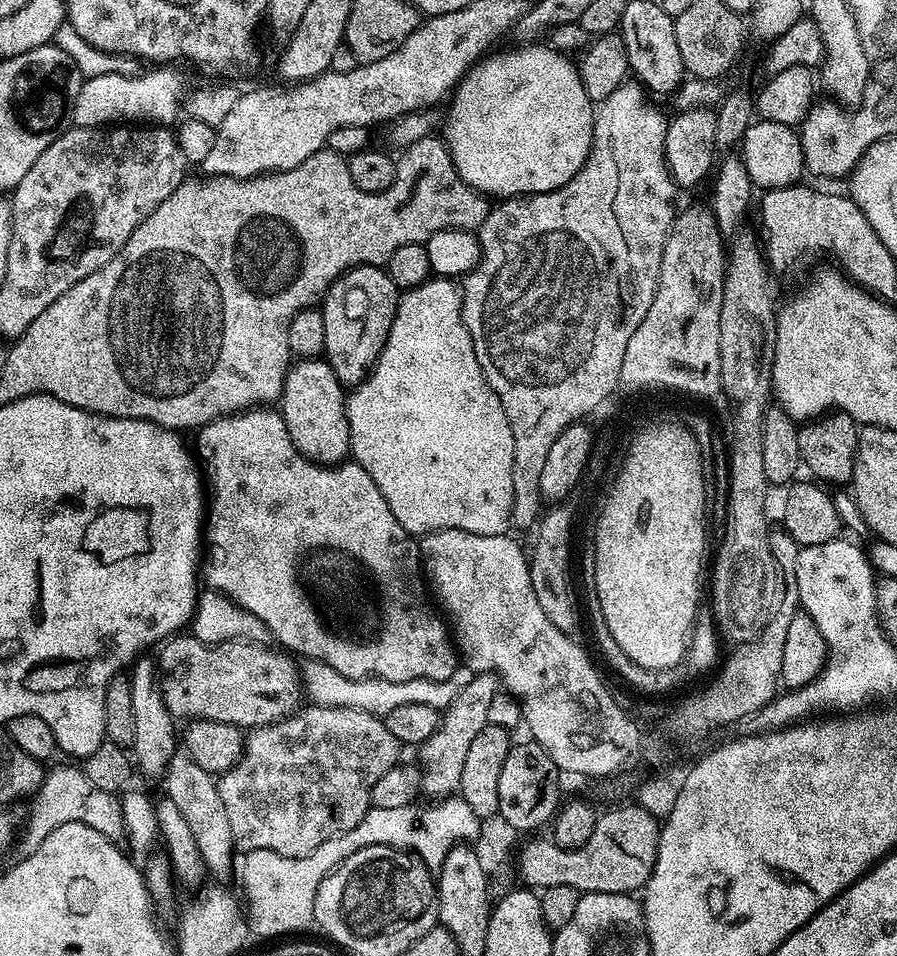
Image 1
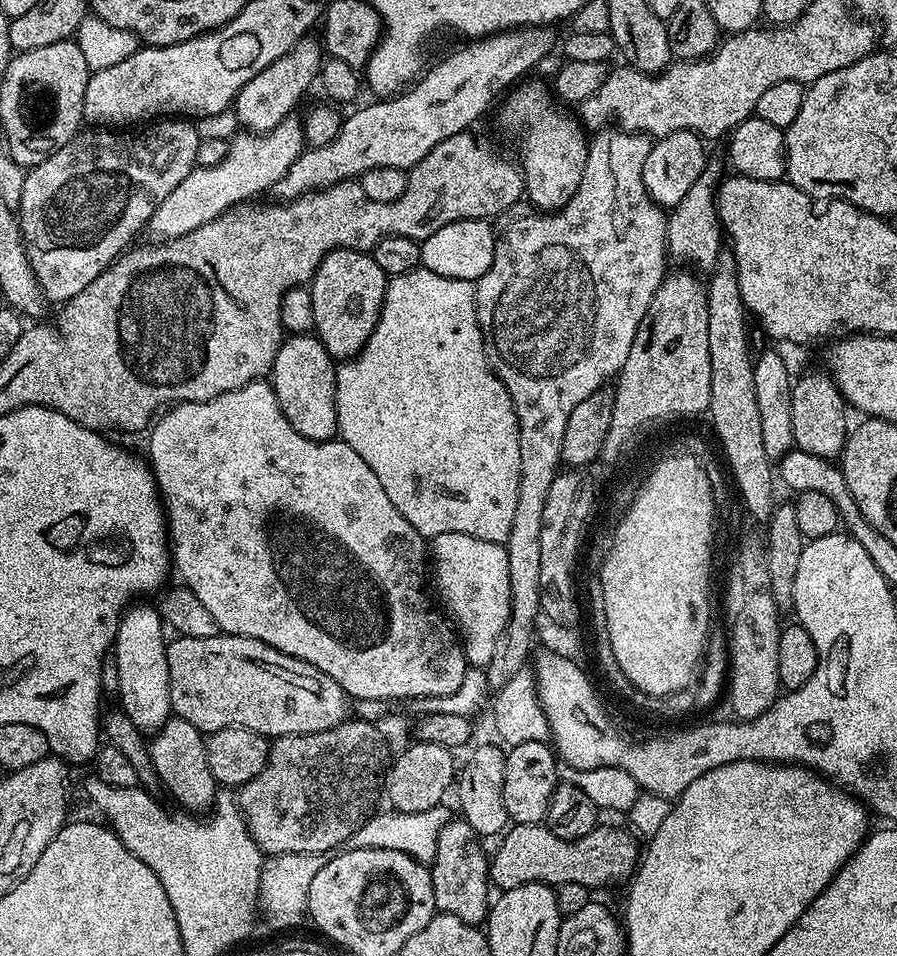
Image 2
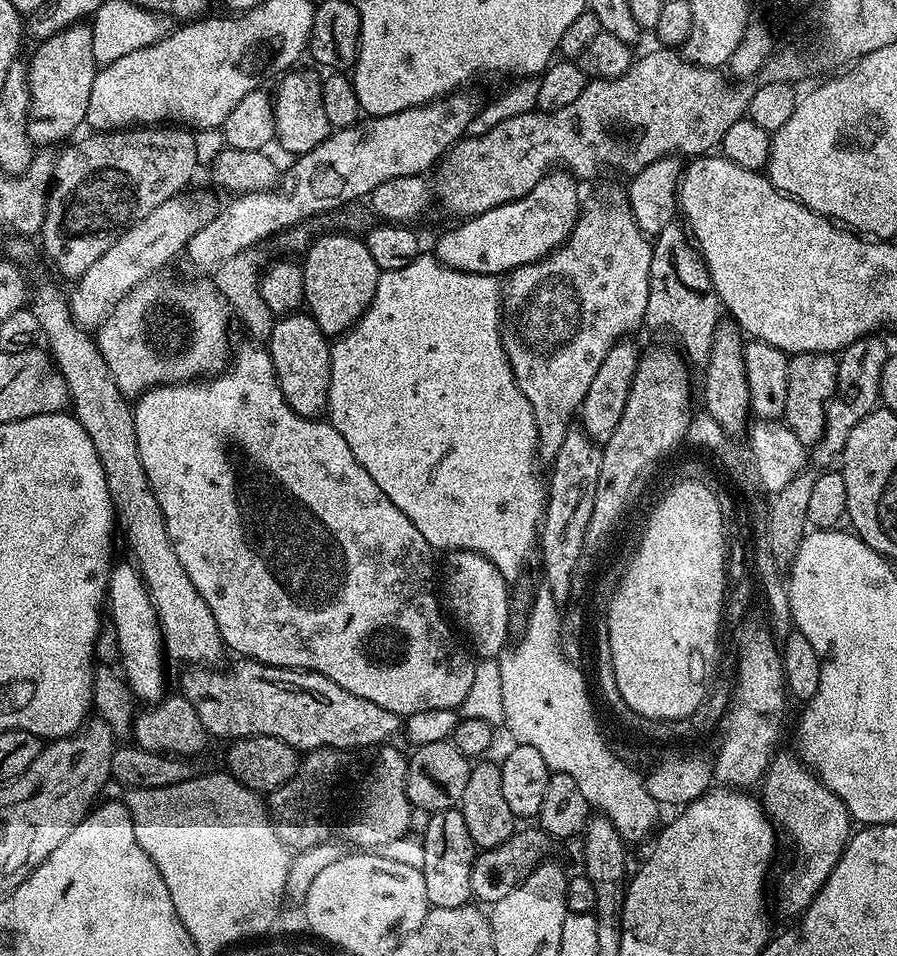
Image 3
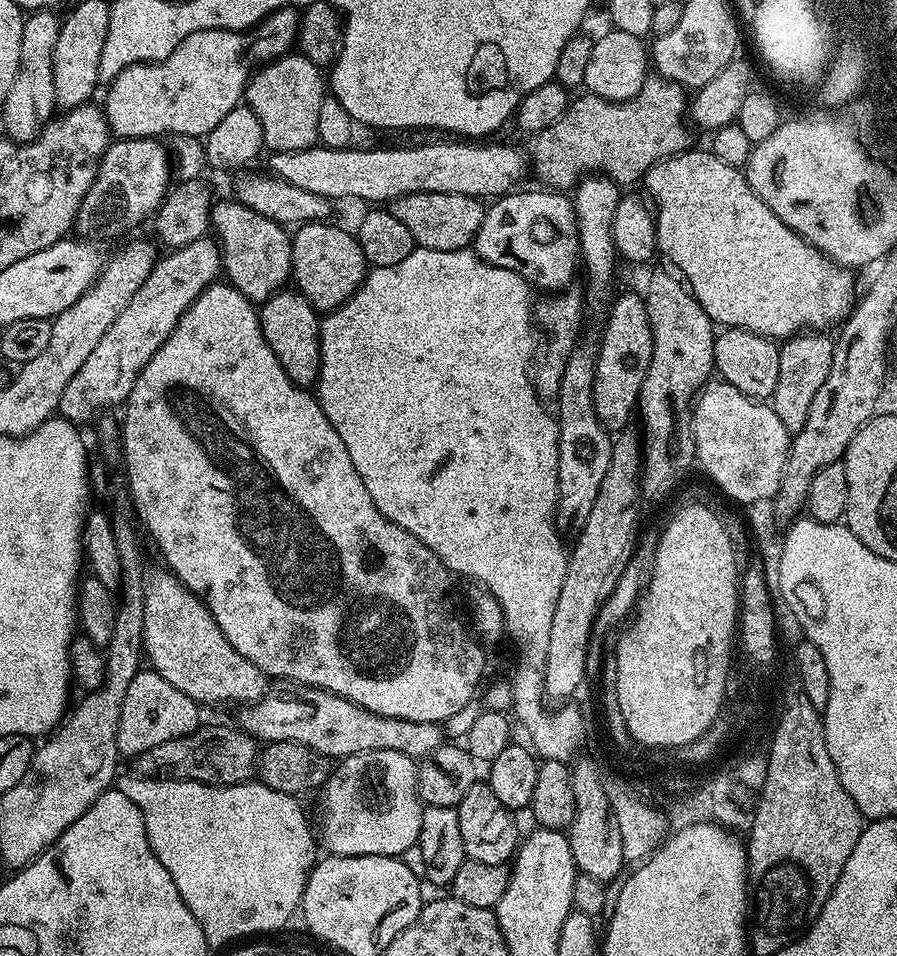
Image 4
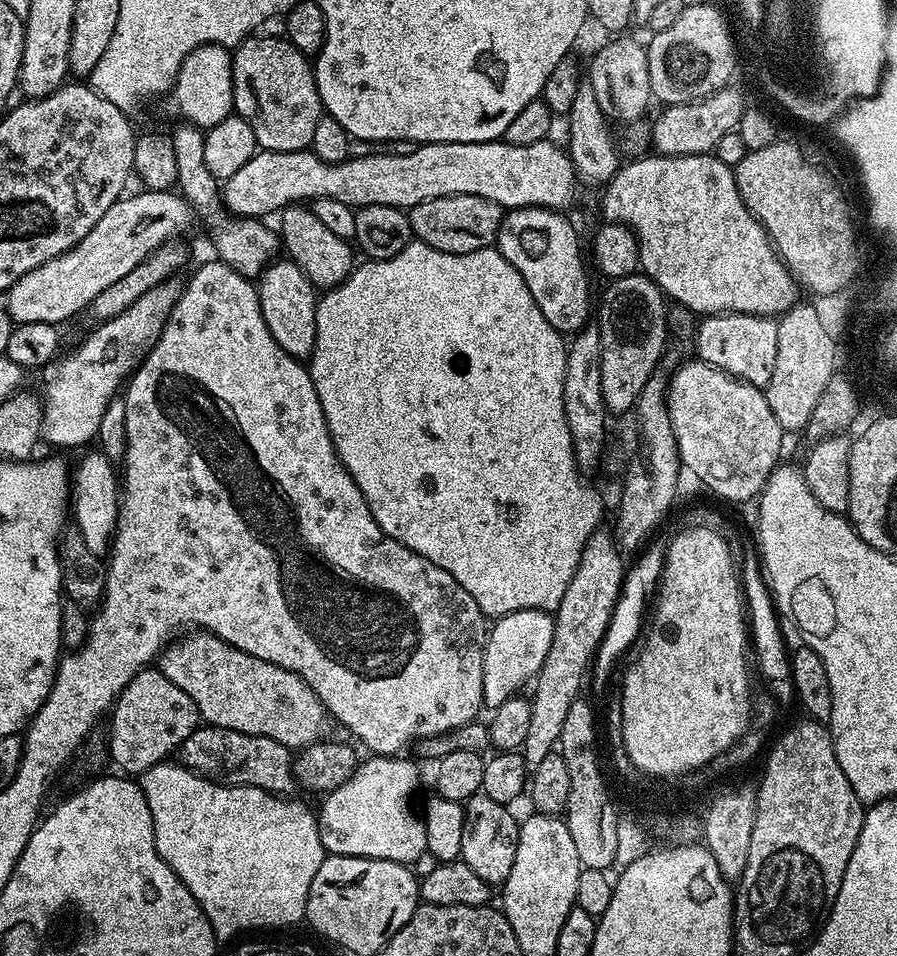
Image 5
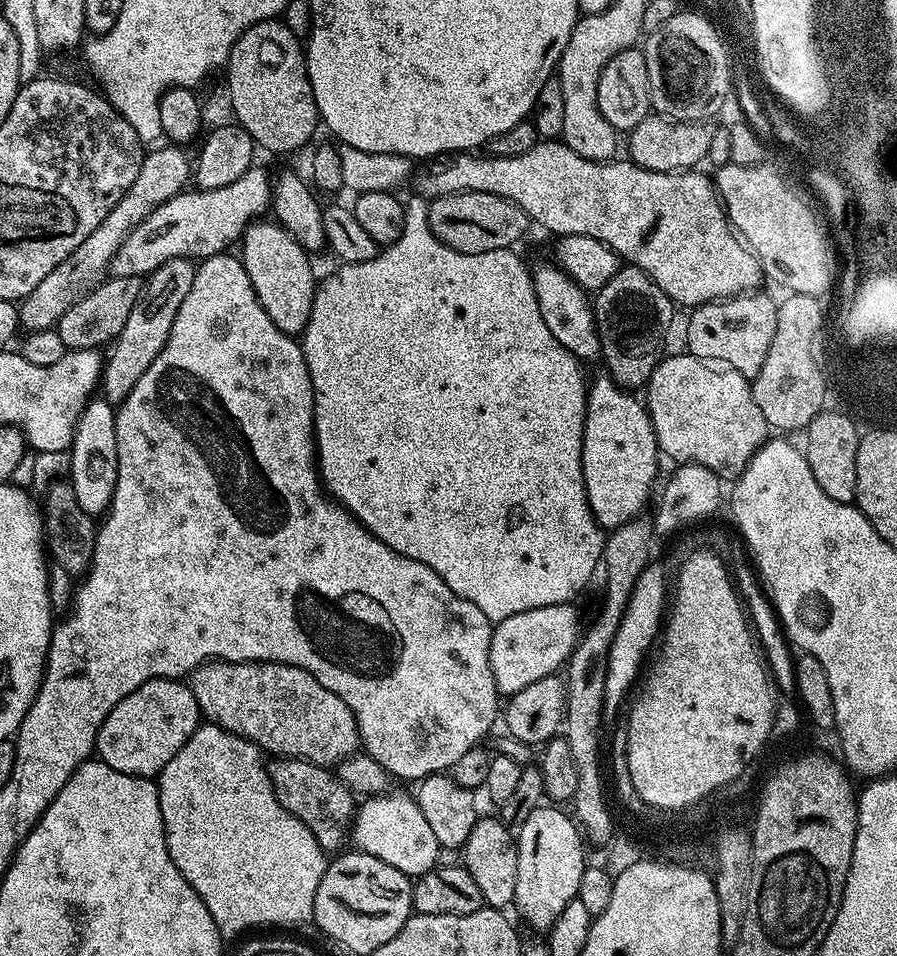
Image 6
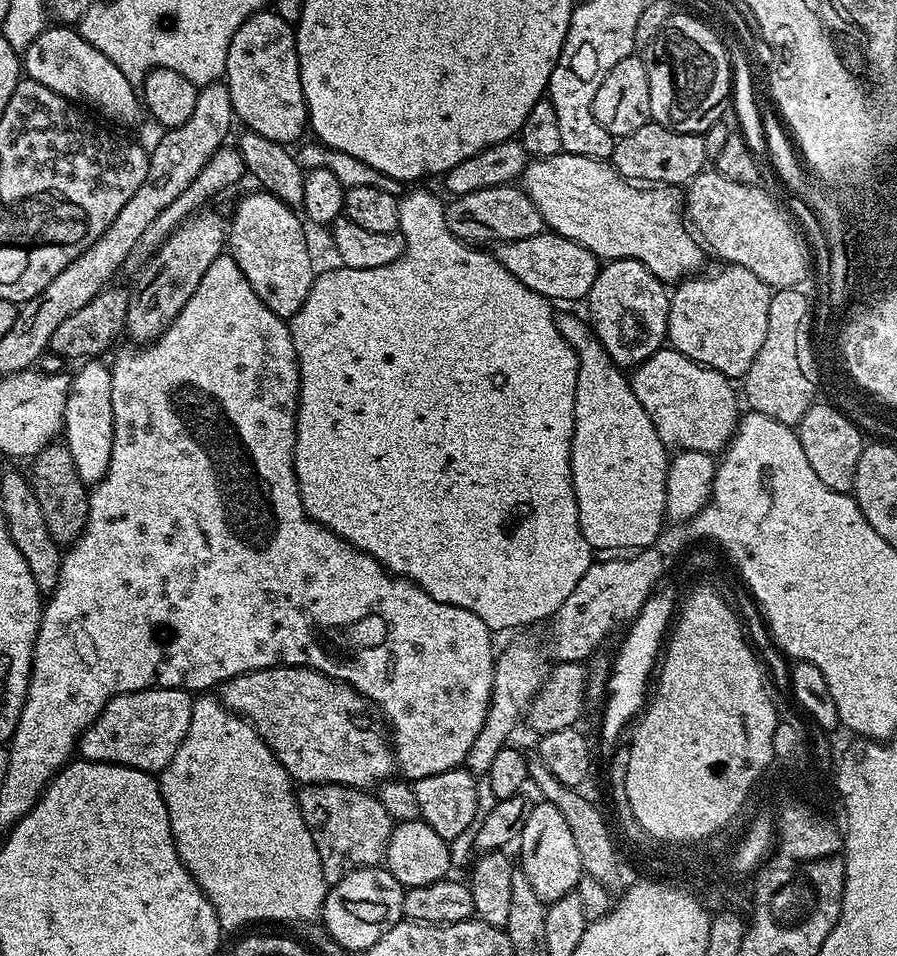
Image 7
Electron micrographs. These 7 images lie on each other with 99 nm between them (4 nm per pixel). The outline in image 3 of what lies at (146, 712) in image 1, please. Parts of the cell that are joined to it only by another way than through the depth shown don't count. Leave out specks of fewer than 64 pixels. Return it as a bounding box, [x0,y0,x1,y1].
[106,563,166,705]

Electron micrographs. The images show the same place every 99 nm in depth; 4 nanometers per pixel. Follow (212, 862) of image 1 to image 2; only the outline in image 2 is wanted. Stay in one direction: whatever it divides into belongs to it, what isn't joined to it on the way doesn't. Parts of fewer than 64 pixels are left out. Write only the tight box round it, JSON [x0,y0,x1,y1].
[148,715,218,814]

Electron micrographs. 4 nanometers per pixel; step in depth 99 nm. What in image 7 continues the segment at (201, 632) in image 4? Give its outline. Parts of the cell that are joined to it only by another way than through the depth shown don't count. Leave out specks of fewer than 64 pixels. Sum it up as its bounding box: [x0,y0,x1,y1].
[218,666,398,790]

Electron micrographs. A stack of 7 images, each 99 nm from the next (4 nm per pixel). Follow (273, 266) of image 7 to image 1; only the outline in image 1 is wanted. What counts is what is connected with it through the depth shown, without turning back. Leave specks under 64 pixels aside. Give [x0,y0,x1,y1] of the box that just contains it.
[278,358,350,465]

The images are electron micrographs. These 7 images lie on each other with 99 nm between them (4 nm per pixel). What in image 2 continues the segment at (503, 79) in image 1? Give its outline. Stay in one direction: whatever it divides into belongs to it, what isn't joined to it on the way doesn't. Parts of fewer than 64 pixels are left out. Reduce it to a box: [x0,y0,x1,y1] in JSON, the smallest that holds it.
[500,78,589,212]

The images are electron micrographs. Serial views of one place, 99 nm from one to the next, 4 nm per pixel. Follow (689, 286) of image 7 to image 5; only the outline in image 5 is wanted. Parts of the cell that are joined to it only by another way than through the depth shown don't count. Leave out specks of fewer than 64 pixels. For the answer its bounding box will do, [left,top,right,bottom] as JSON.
[696,312,778,389]

